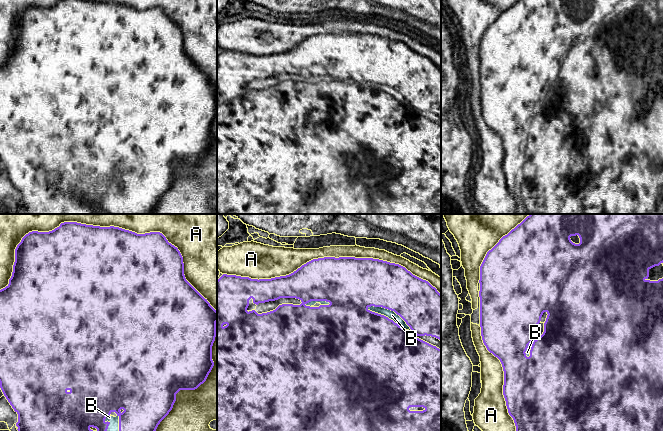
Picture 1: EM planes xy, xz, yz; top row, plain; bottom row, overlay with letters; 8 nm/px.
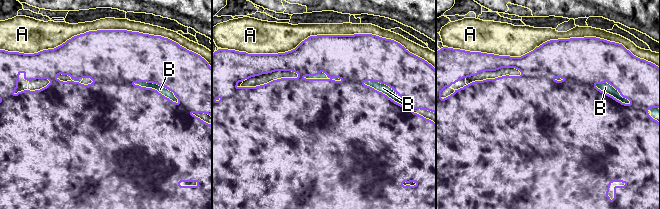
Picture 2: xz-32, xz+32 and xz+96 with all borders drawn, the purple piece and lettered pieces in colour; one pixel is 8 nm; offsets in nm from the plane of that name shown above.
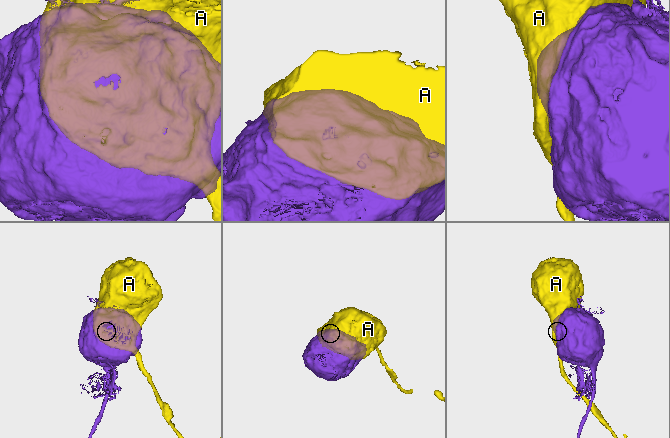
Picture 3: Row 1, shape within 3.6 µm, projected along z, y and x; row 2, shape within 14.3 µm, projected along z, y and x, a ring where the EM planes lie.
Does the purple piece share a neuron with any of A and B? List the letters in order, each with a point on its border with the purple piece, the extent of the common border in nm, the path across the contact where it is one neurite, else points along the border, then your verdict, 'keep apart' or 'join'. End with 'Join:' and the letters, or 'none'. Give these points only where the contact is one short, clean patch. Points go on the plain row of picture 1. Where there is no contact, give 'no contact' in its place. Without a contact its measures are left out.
A: meets purple in xz at (332, 33); contact 1750 nm long; keep apart
B: meets purple in xz at (390, 95); contact 420 nm long; join
Join: B

